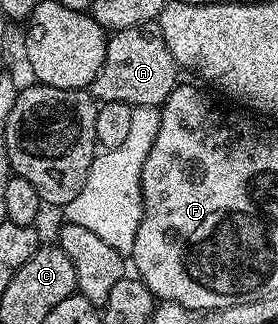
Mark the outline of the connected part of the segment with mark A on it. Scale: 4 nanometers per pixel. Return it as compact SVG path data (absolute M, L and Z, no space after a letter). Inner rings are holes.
M157 26L133 27L113 32L106 40L104 65L89 85L89 92L99 104L126 103L132 108L157 107L172 93L179 82L180 68Z

